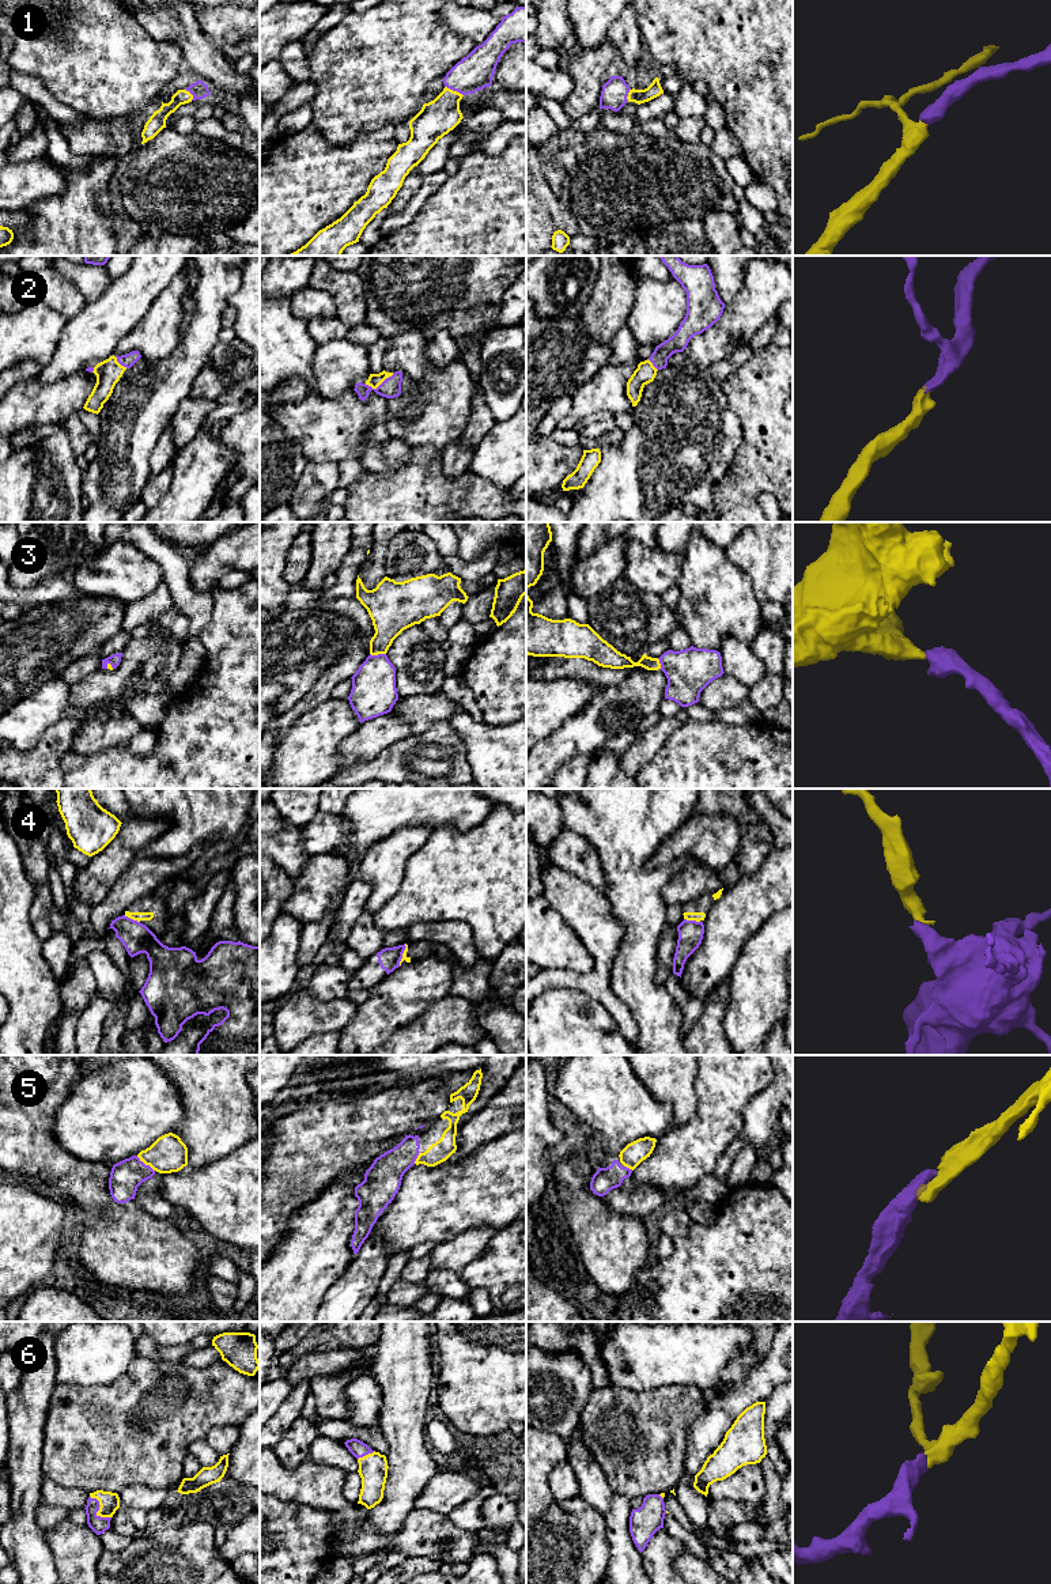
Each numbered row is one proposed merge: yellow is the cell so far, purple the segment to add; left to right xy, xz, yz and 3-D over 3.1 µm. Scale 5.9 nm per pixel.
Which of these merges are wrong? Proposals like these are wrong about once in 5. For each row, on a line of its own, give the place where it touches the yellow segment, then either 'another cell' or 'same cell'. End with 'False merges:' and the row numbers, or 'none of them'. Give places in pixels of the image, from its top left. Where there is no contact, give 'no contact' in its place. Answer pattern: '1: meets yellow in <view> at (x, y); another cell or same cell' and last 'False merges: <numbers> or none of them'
1: meets yellow in xz at (454, 91); same cell
2: meets yellow in xz at (378, 385); same cell
3: meets yellow in xz at (378, 653); same cell
4: meets yellow in yz at (692, 919); another cell
5: meets yellow in xy at (146, 1164); same cell
6: meets yellow in xy at (98, 1511); same cell
False merges: 4

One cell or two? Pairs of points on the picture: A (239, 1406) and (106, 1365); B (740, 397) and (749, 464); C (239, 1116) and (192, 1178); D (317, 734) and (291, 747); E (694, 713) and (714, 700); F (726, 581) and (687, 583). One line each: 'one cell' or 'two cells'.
A: two cells
B: one cell
C: two cells
D: one cell
E: two cells
F: one cell

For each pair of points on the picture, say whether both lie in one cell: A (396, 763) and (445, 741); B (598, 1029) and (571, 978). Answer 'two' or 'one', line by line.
A: one
B: two

